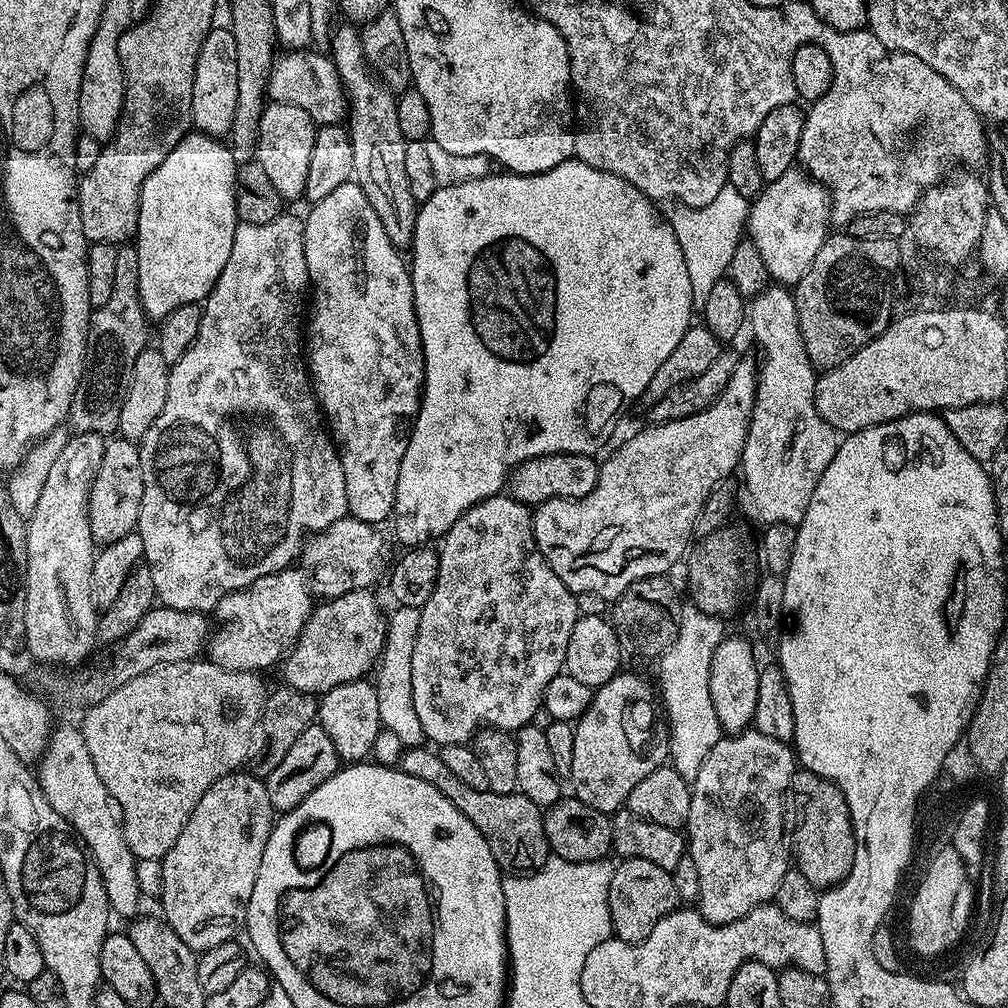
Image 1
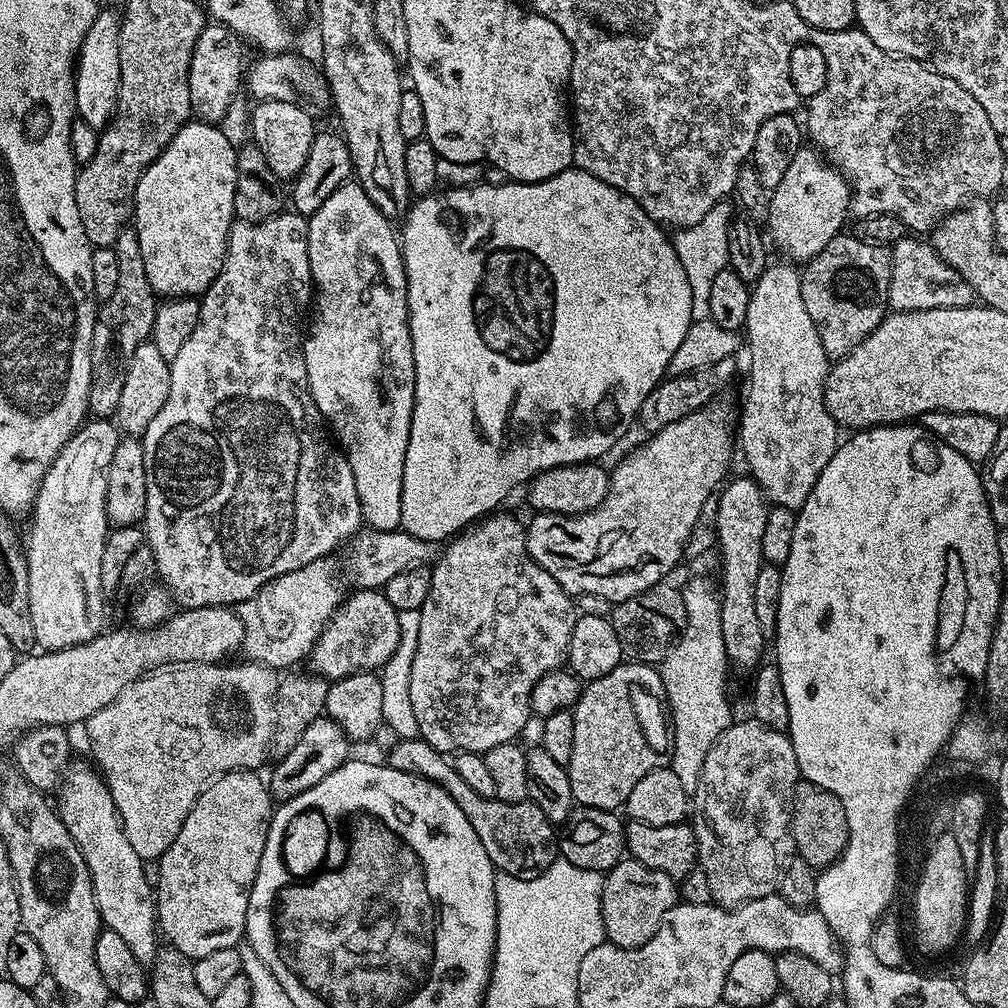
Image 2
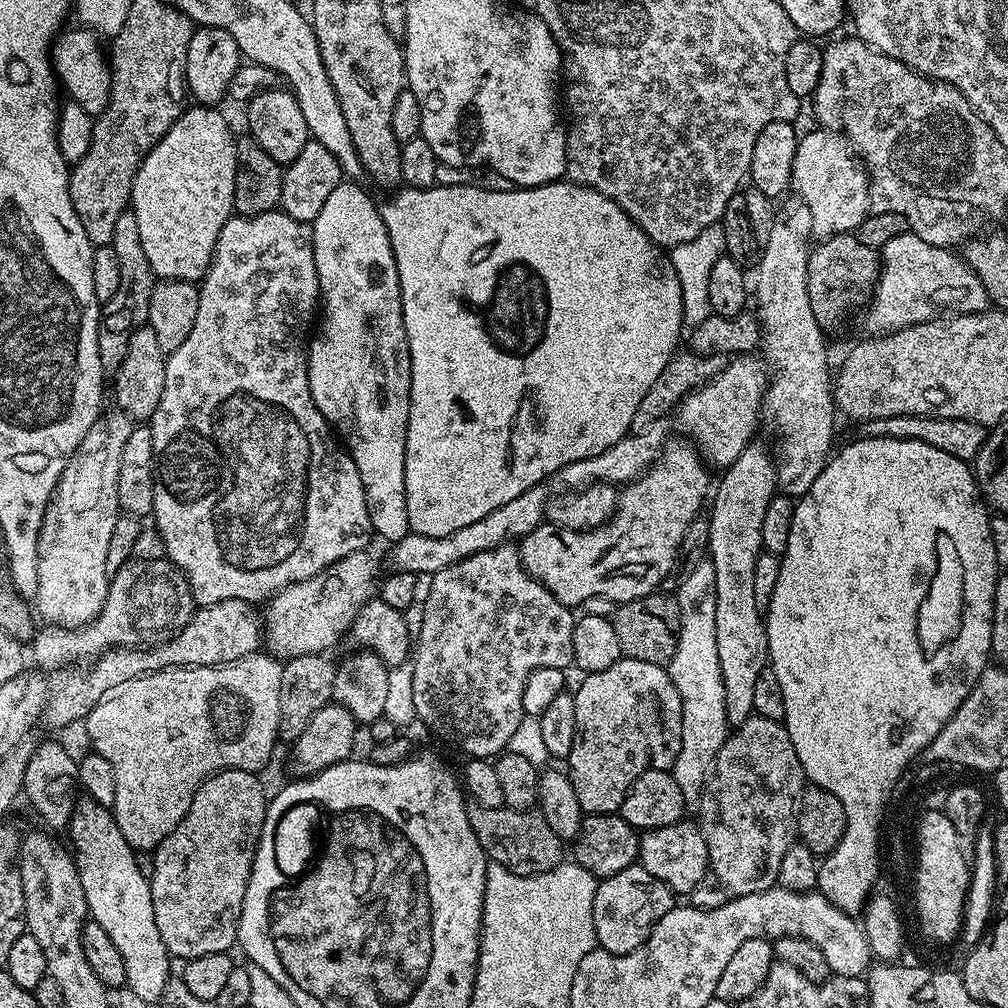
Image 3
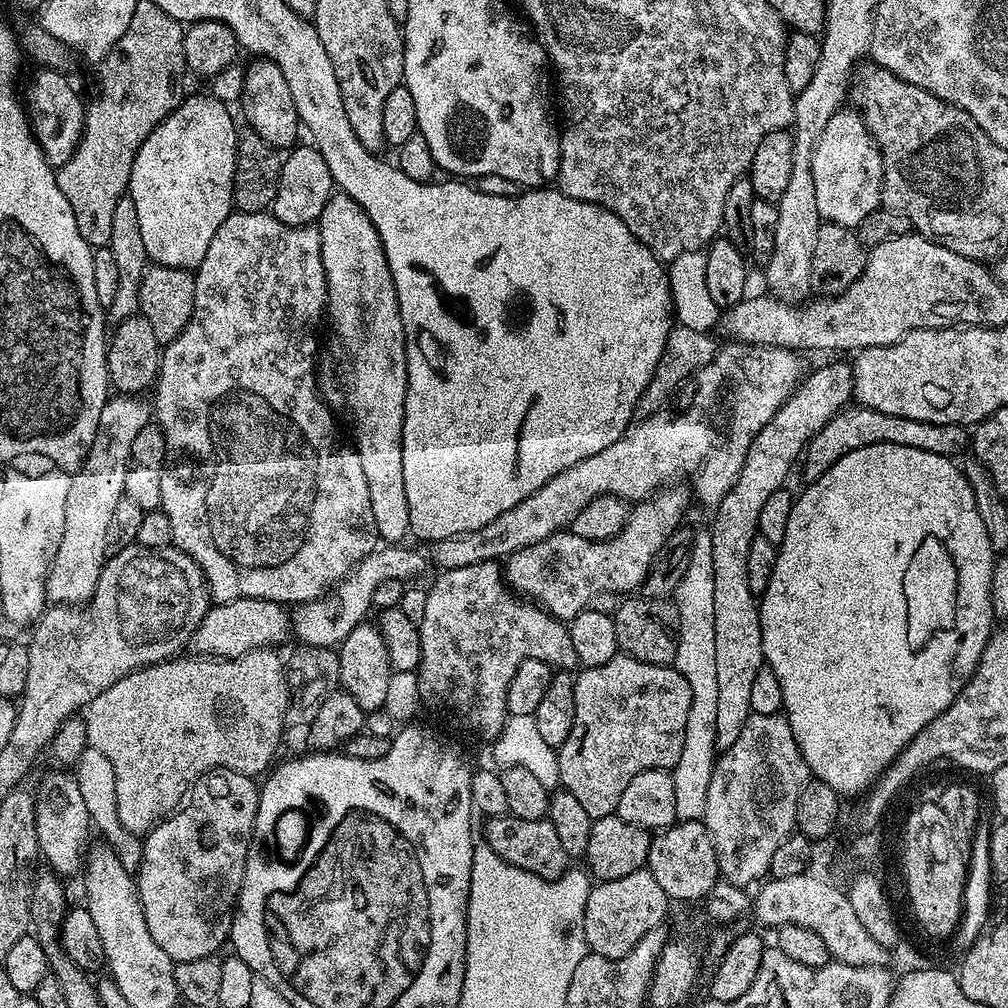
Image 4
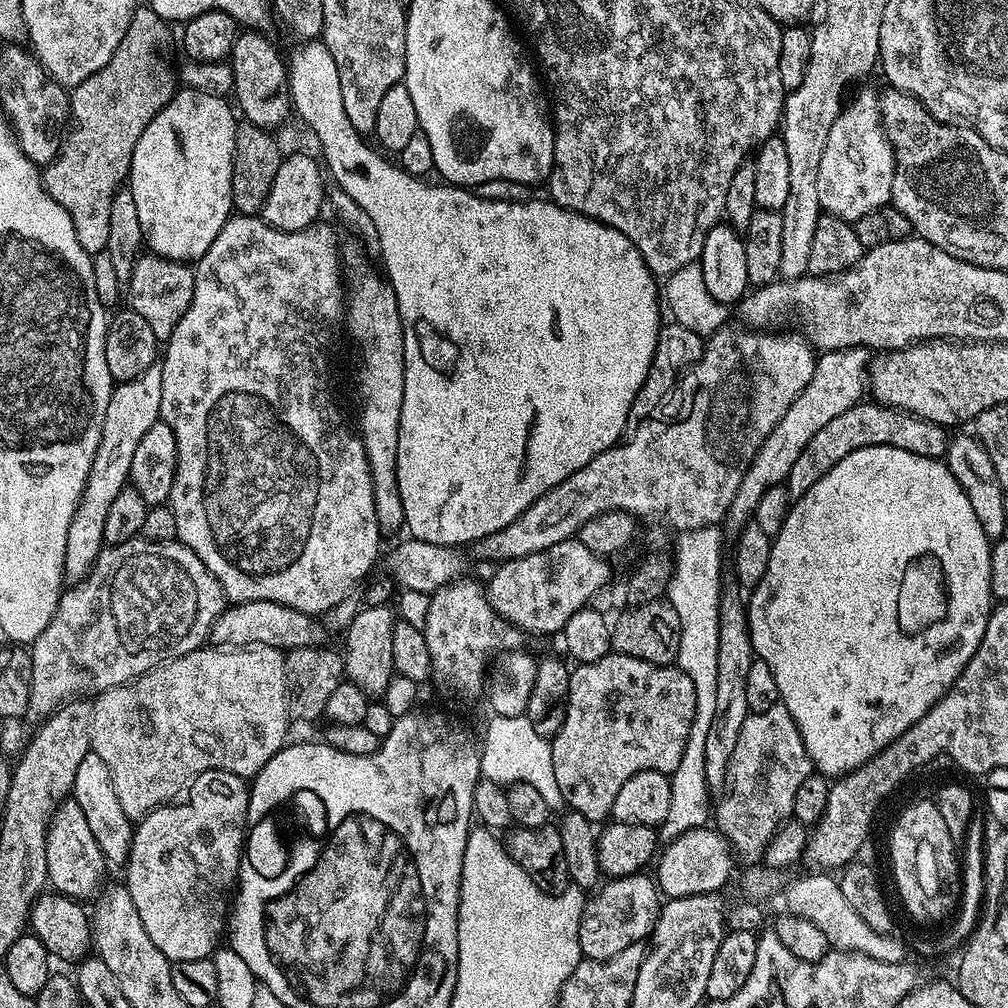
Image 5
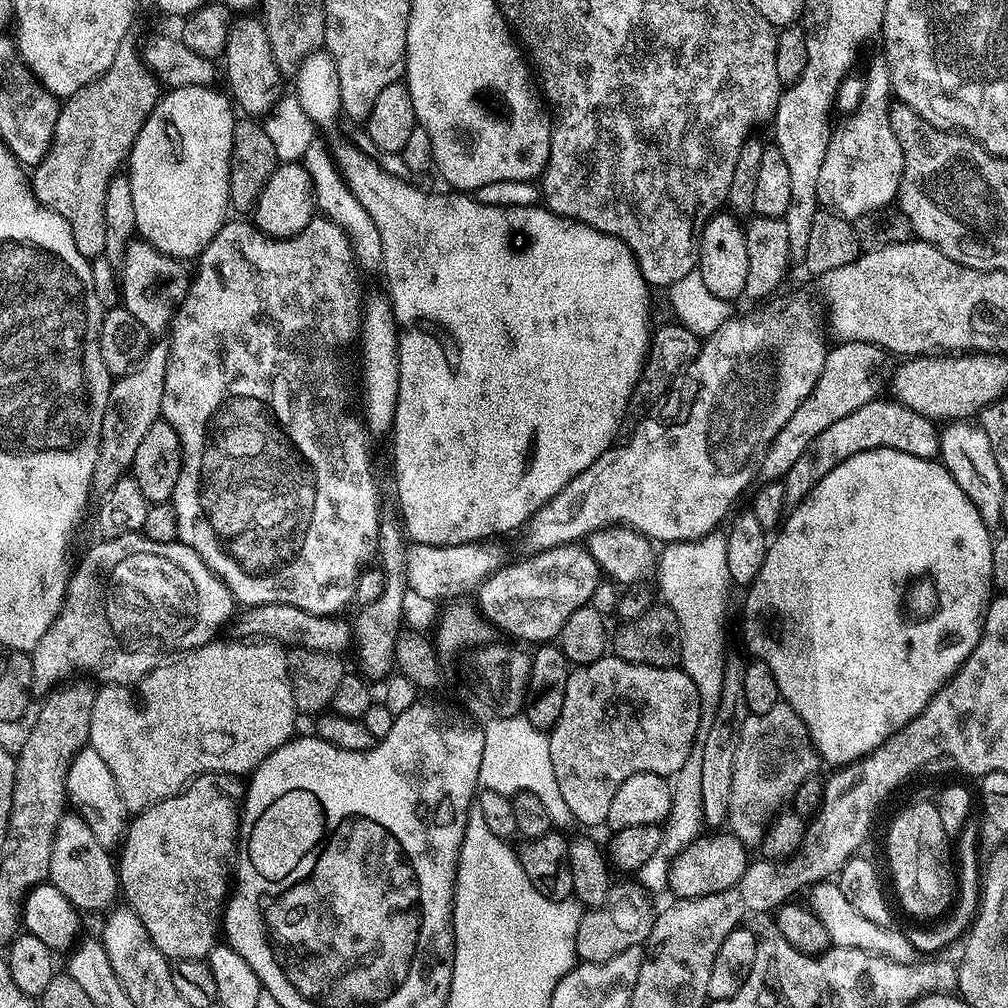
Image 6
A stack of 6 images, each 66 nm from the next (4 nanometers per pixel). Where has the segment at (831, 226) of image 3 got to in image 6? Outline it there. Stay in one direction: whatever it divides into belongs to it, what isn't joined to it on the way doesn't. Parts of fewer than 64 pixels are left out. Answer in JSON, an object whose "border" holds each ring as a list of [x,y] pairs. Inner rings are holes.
{"border":[[[869,75],[864,84],[865,92],[856,112],[845,115],[844,125],[837,127],[828,140],[826,158],[818,174],[819,203],[853,222],[870,210],[889,207],[900,195],[900,175],[904,173],[904,154],[892,125],[894,104],[884,97],[884,80]]]}

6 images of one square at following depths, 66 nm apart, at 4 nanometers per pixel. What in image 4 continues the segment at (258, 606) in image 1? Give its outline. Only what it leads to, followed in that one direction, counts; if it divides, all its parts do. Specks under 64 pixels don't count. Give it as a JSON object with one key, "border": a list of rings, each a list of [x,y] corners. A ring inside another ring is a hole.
{"border":[[[380,546],[356,565],[354,571],[345,576],[339,584],[328,589],[316,600],[307,600],[304,604],[295,605],[290,616],[294,636],[300,639],[301,645],[309,648],[336,648],[359,624],[365,623],[367,612],[372,608],[374,589],[387,580],[412,582],[415,576],[424,572],[426,556],[416,548],[405,546]]]}

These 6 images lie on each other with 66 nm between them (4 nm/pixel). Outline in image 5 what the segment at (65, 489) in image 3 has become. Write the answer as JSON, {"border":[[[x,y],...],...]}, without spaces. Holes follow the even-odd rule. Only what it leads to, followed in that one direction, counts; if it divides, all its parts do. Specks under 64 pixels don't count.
{"border":[[[159,363],[151,364],[145,372],[138,374],[138,378],[125,380],[113,387],[110,406],[106,406],[106,418],[102,422],[102,438],[90,466],[84,493],[66,534],[64,574],[69,581],[83,580],[92,569],[100,549],[105,547],[106,510],[110,510],[110,502],[114,502],[114,498],[118,498],[120,491],[129,483],[130,461],[134,458],[134,450],[146,435],[146,430],[150,430],[150,426],[154,426],[154,422],[160,419],[161,406],[162,370]]]}

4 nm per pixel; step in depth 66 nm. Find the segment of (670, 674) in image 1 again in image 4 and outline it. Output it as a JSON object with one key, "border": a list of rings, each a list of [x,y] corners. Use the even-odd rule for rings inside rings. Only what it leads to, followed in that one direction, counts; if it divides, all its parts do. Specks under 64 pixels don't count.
{"border":[[[697,531],[692,537],[686,574],[678,582],[674,603],[680,619],[678,650],[674,667],[690,686],[690,714],[686,714],[686,742],[682,742],[682,758],[670,769],[674,782],[674,810],[677,821],[703,820],[706,793],[716,769],[718,753],[714,738],[714,721],[718,715],[718,677],[714,671],[714,554],[711,531]]]}

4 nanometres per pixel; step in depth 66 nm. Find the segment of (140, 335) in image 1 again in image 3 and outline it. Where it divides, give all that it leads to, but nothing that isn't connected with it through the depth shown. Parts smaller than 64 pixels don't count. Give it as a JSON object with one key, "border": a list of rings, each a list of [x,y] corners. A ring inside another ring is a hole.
{"border":[[[126,211],[118,217],[110,247],[118,258],[119,285],[114,298],[103,301],[100,309],[98,350],[105,373],[115,374],[118,366],[122,366],[122,358],[126,356],[126,346],[130,340],[130,334],[135,328],[145,327],[148,323],[150,294],[154,290],[158,277],[150,270],[150,262],[146,259],[146,253],[142,251],[138,218],[134,218],[132,211]]]}

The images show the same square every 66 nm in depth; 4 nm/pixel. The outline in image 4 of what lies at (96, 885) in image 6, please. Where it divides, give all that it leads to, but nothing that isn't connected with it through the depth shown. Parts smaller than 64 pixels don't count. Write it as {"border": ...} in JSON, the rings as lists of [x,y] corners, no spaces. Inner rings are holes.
{"border":[[[68,770],[48,772],[34,788],[36,797],[36,829],[38,830],[38,846],[40,856],[47,867],[61,878],[67,878],[81,871],[90,847],[88,835],[92,832],[92,816],[90,805],[82,798],[82,790],[78,790],[75,775]]]}

